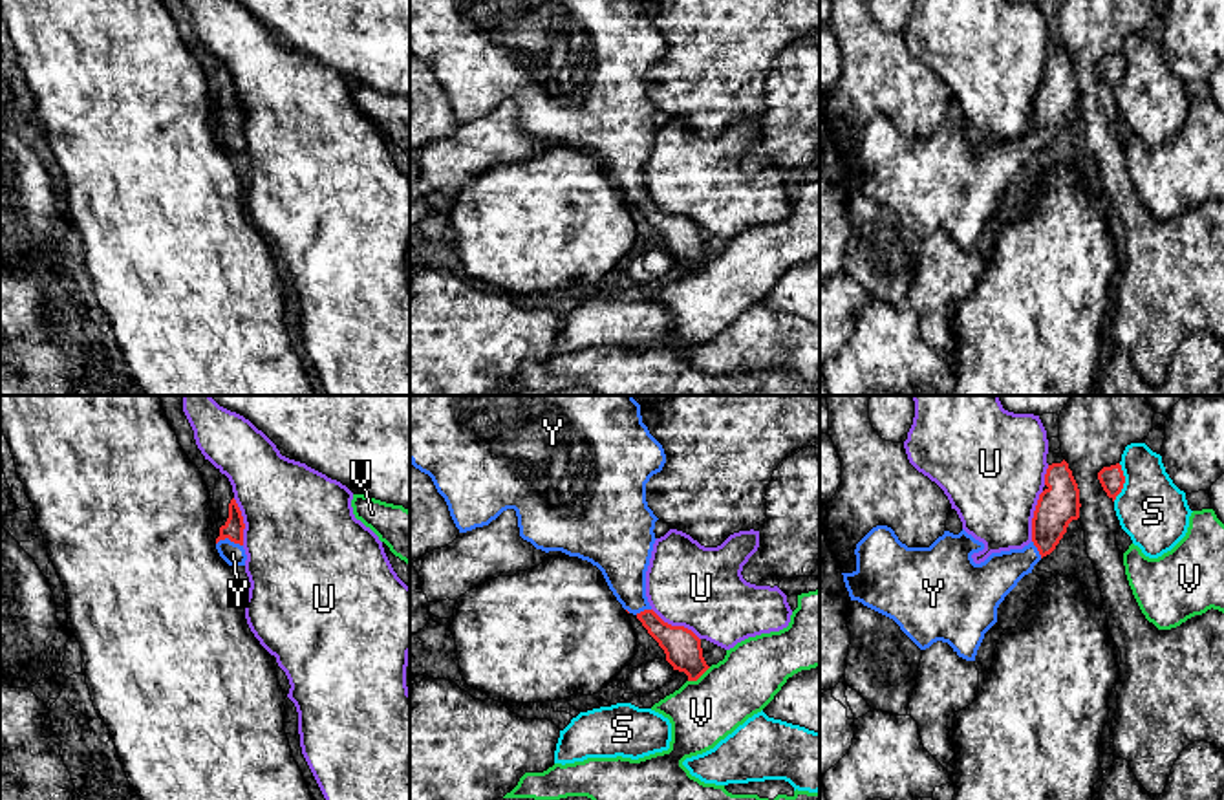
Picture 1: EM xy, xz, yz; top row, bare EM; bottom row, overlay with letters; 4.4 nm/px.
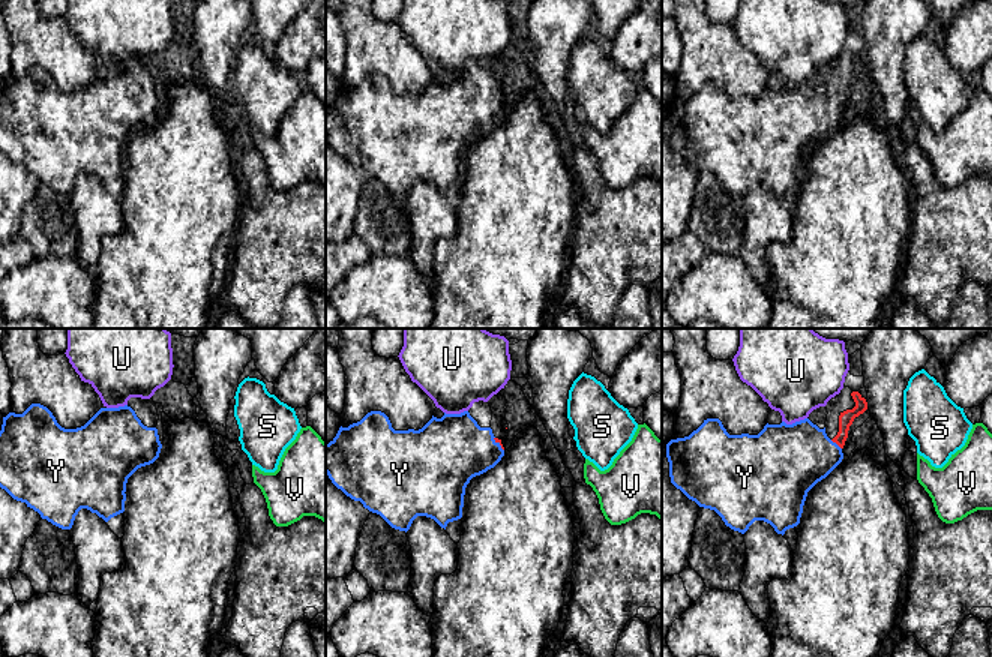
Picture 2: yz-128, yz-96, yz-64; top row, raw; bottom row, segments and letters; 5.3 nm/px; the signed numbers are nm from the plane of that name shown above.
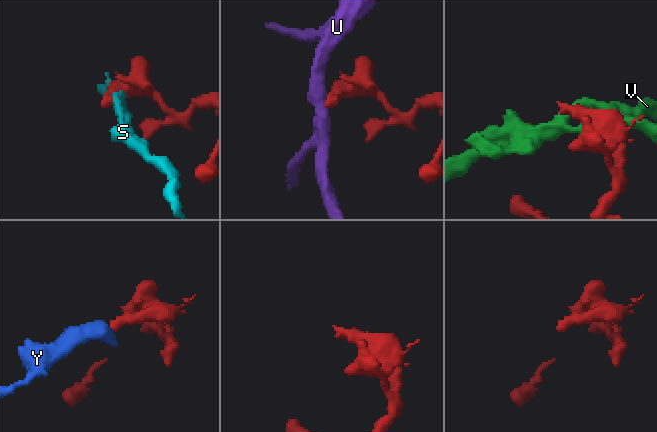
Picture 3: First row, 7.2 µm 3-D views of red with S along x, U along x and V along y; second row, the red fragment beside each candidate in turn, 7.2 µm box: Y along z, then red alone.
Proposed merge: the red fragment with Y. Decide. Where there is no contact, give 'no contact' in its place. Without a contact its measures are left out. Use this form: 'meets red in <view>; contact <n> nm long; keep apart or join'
meets red in xy; contact 120 nm long; join

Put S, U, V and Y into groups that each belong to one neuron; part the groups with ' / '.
S / U / V / Y

